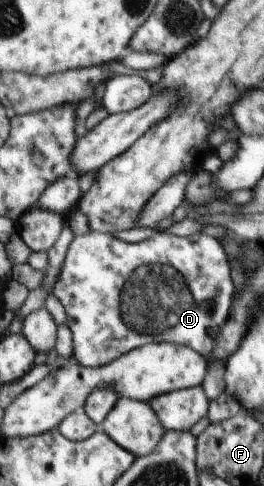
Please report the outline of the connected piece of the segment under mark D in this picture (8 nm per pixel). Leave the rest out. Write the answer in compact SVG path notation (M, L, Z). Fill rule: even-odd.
M91 231L86 235L77 235L70 246L66 262L60 276L54 286L53 294L65 308L67 321L65 324L72 330L74 336L74 356L83 365L88 367L102 367L110 365L114 360L121 358L136 348L153 343L177 343L187 345L193 350L199 351L205 358L210 358L218 339L218 334L226 320L230 317L230 308L234 304L235 284L231 278L231 266L229 266L228 254L218 238L201 234L201 231L187 237L179 237L159 232L152 237L138 243L127 243L113 238L111 233Z

